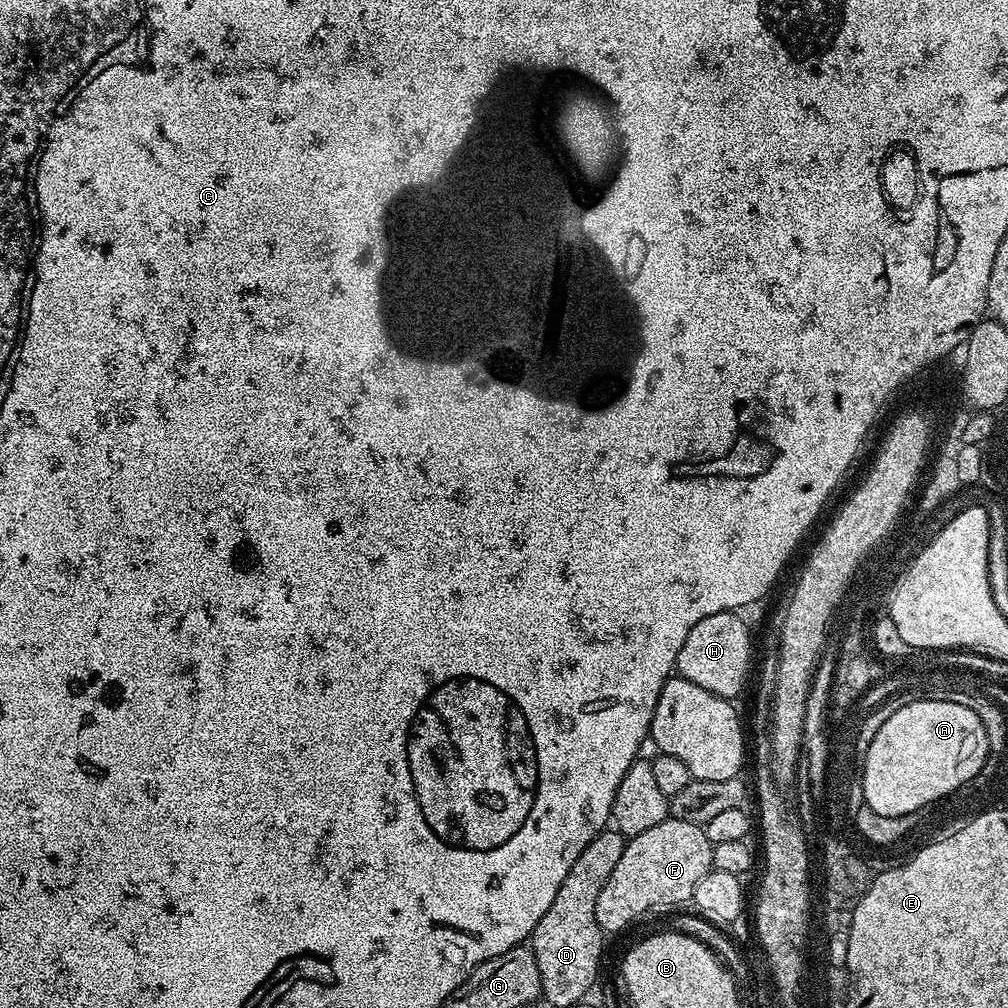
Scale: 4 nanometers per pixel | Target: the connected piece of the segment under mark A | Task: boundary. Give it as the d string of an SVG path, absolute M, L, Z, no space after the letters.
M914 701L891 714L874 735L865 755L866 804L880 815L904 816L955 792L960 780L972 776L980 768L980 760L984 760L984 732L976 724L977 717L966 706L952 701Z

